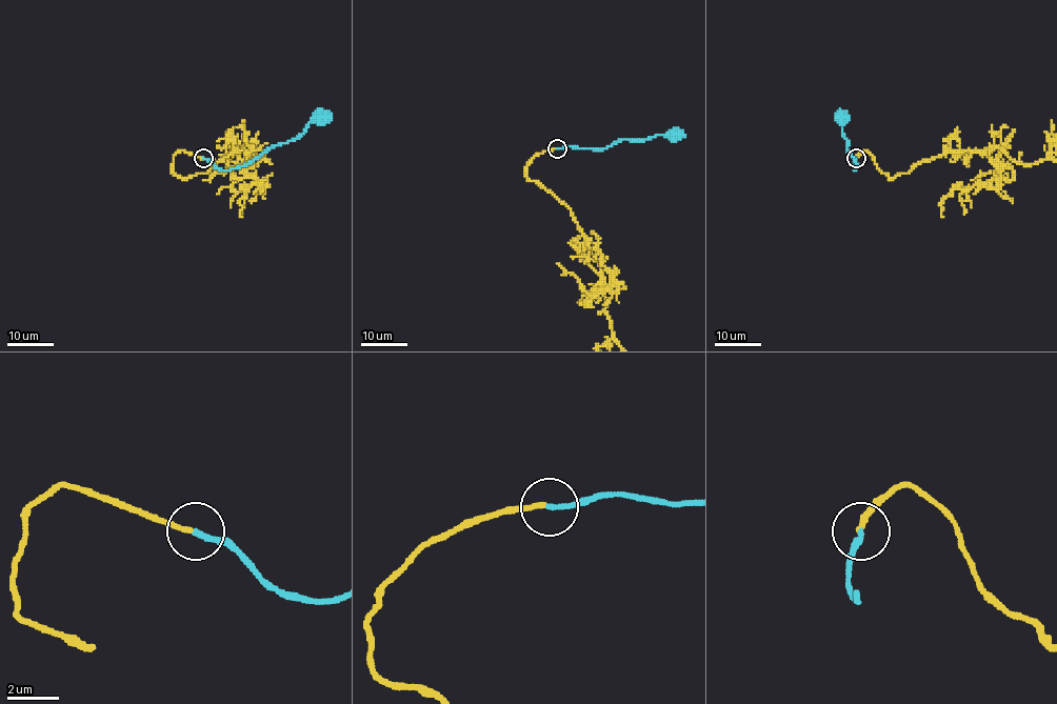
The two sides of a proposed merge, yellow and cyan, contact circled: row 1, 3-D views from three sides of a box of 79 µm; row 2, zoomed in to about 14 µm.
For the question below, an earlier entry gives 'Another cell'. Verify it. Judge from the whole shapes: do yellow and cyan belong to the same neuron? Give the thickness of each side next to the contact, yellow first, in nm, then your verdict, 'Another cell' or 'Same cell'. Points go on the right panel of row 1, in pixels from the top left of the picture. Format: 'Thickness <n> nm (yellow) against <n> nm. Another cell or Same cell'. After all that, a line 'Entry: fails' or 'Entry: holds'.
Thickness 190 nm (yellow) against 200 nm. Same cell
Entry: fails

